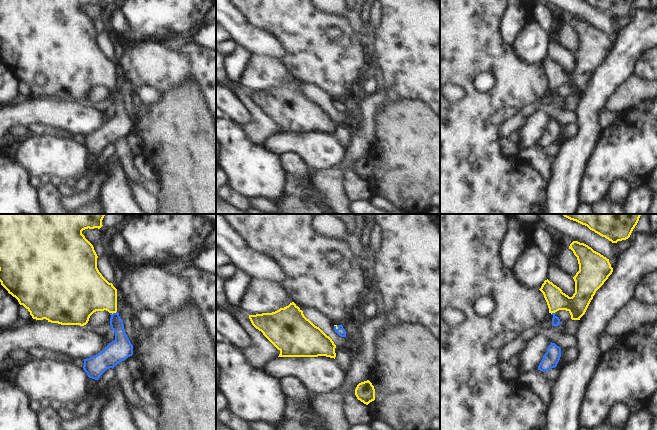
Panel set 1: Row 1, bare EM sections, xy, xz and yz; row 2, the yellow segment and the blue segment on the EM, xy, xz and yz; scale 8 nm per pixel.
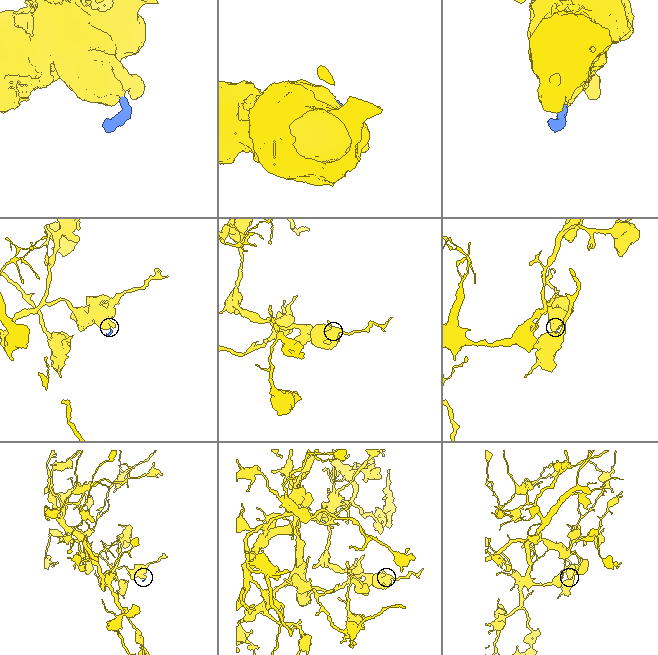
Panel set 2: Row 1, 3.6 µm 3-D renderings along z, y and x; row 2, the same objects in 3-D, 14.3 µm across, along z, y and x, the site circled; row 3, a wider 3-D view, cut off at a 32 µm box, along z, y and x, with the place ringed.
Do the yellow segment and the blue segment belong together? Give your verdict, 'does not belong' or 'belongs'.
belongs

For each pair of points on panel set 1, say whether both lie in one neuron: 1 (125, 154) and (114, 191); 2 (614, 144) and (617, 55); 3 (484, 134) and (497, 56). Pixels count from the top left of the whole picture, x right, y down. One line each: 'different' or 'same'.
1: different
2: different
3: same

